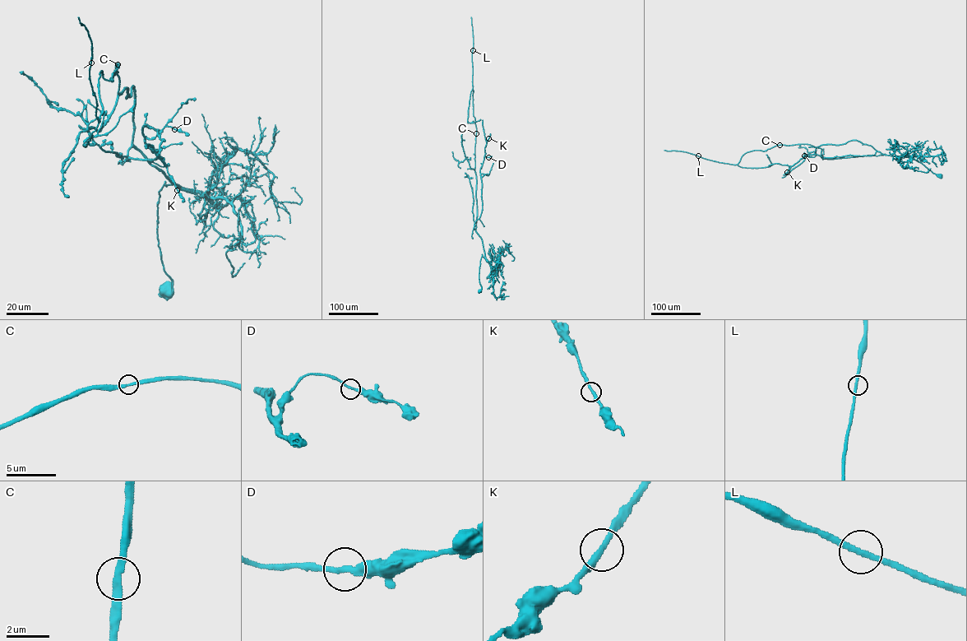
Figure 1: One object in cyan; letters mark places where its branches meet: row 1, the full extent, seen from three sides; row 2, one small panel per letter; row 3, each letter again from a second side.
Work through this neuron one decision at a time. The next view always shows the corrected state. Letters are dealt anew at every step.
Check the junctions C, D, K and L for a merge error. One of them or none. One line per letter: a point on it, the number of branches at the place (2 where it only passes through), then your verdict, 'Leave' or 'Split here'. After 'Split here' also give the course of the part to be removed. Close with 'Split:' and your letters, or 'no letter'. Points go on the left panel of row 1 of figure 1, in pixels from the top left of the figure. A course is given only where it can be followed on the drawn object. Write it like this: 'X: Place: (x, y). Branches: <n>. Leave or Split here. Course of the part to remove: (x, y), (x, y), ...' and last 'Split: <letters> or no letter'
C: Place: (117, 64). Branches: 2. Leave
D: Place: (174, 129). Branches: 2. Leave
K: Place: (177, 190). Branches: 2. Leave
L: Place: (91, 62). Branches: 2. Leave
Split: no letter

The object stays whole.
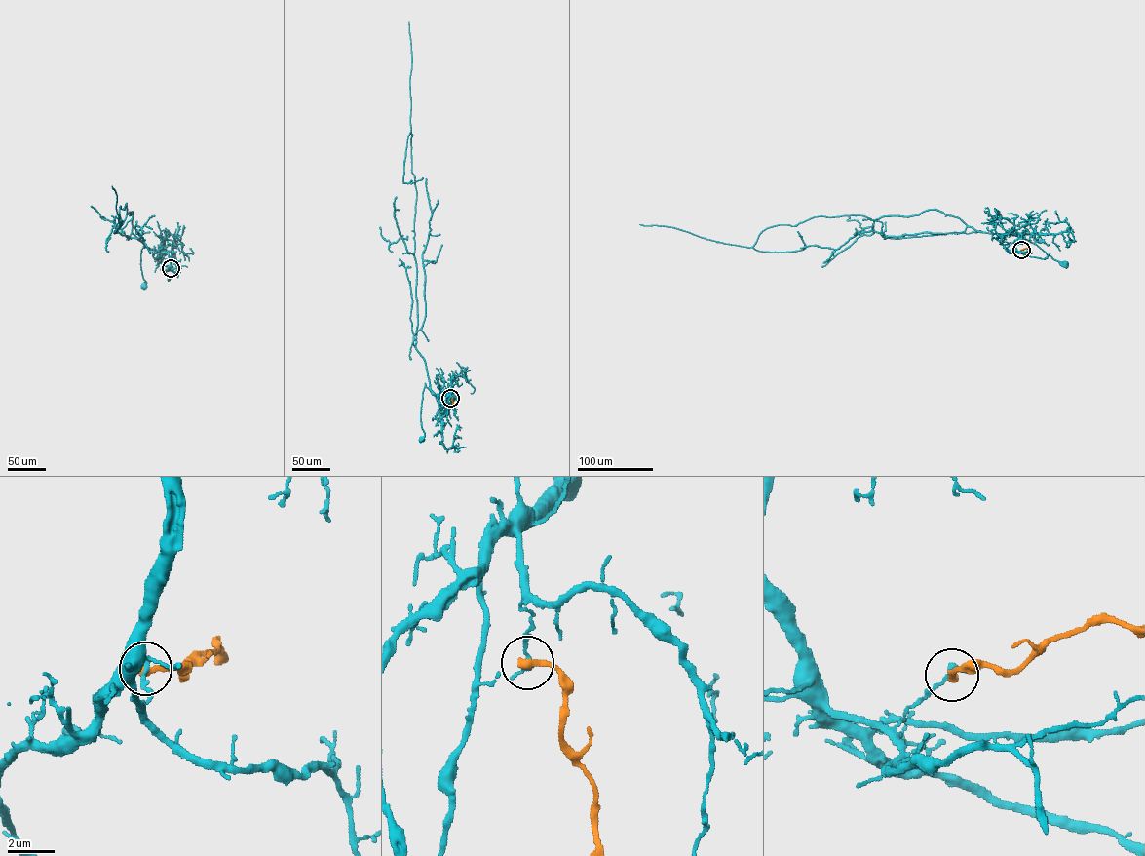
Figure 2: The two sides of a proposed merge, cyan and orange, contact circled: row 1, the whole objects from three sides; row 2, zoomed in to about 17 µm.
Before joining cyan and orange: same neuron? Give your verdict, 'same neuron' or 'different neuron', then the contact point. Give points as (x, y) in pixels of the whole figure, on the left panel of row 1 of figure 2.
different neuron; at (171, 268)

